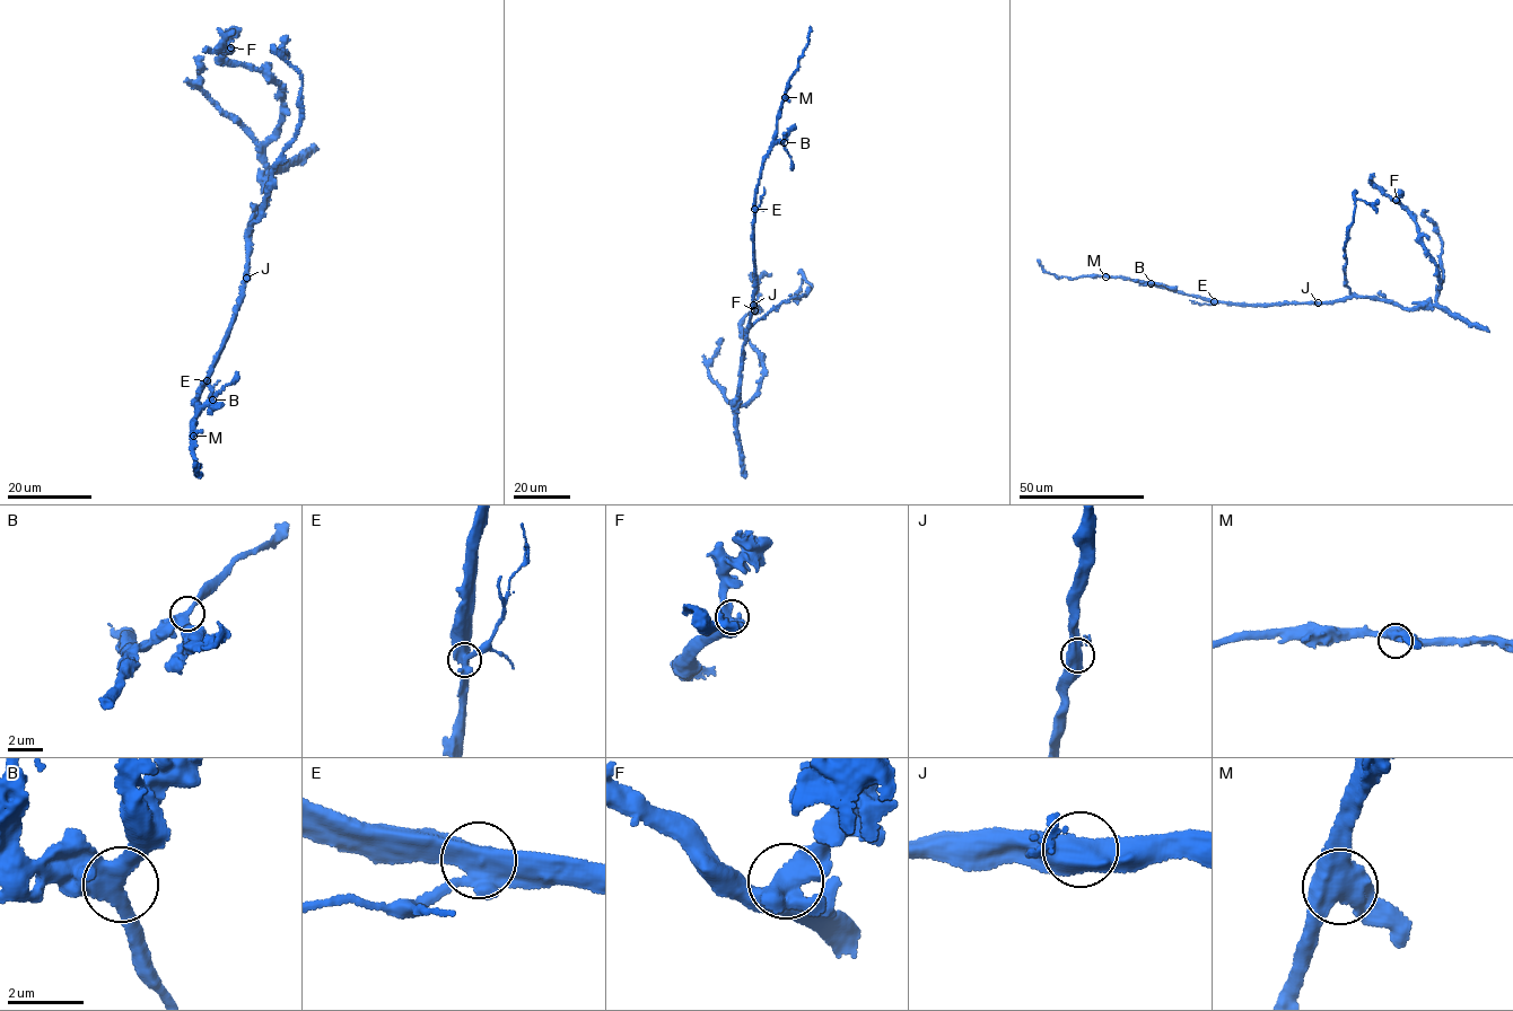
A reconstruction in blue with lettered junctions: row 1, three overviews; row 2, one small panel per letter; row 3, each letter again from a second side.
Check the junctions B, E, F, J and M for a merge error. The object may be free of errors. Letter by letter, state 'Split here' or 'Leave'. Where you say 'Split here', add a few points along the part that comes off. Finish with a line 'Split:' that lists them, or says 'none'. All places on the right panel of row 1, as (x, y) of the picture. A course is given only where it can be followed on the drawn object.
B: Leave
E: Leave
F: Leave
J: Leave
M: Leave
Split: none

